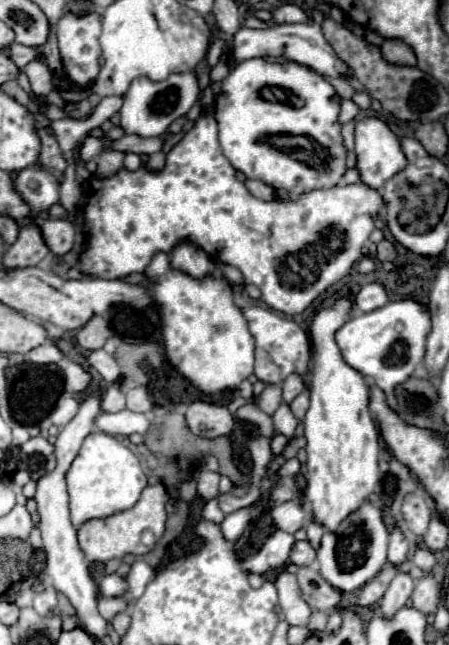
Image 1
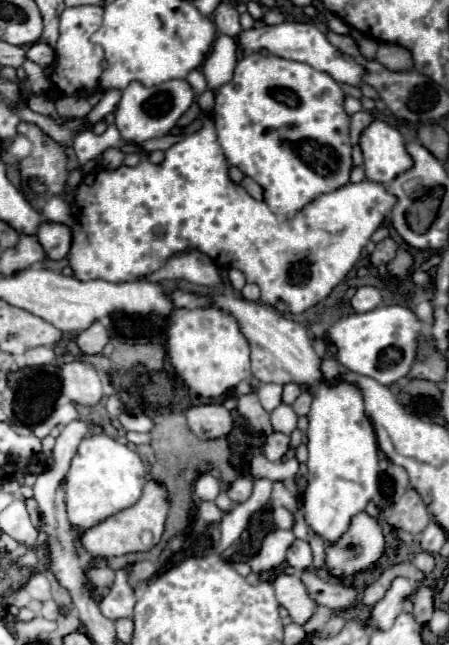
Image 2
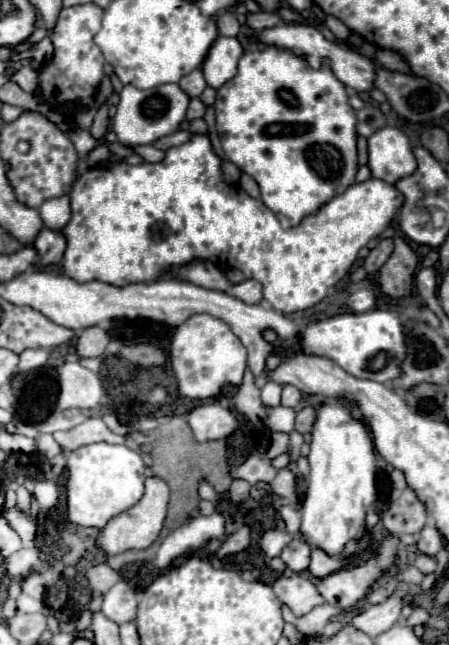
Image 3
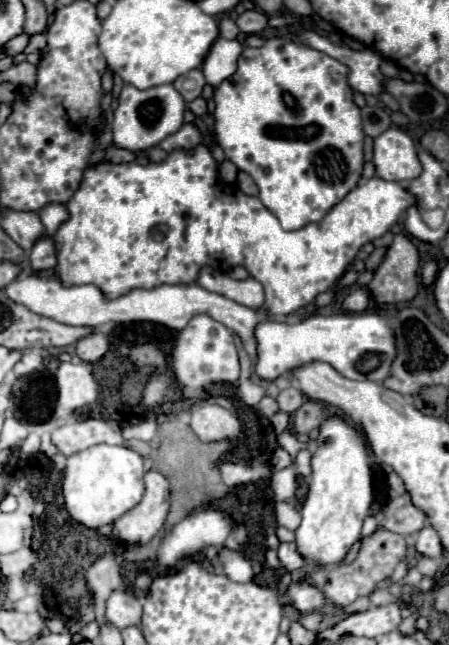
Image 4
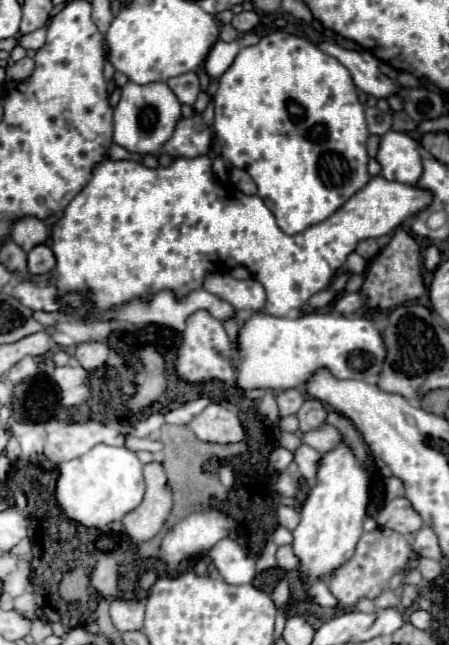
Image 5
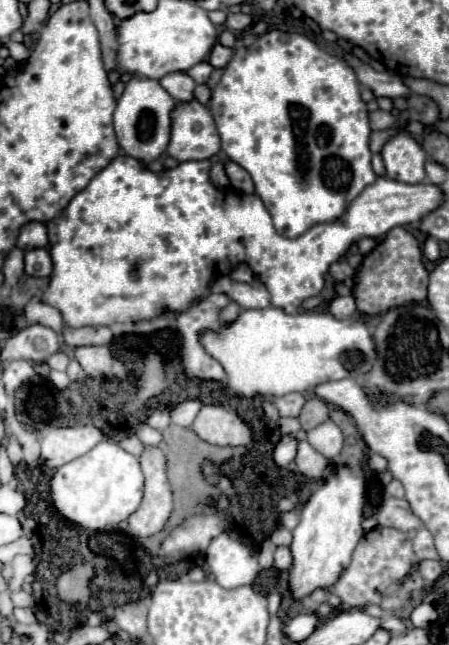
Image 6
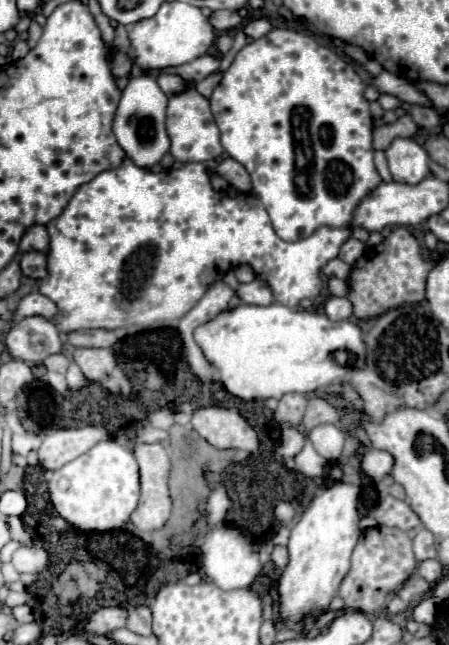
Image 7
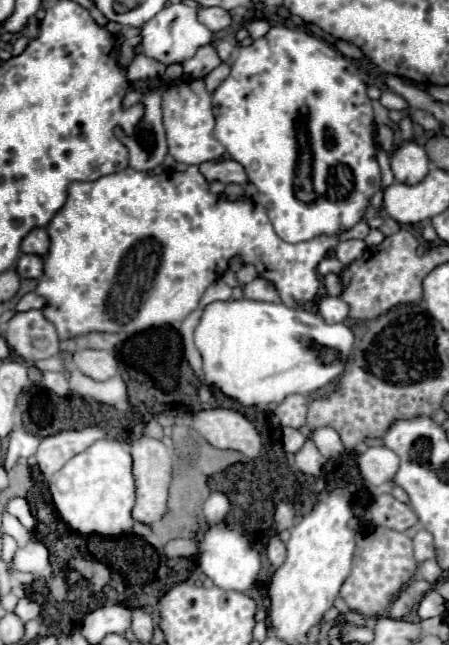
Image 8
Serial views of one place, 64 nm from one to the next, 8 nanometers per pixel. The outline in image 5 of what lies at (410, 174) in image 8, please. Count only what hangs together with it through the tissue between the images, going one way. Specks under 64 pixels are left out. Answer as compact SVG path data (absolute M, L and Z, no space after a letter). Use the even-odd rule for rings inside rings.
M386 132L380 138L380 148L376 154L380 164L380 176L386 180L396 180L402 184L416 184L422 176L422 160L418 144L404 132Z

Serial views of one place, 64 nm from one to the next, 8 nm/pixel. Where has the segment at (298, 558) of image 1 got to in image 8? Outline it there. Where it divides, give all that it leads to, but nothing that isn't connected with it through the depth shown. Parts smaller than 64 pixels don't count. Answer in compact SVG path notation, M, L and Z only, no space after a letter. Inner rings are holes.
M272 538L268 542L268 560L270 560L270 564L274 568L284 564L284 560L286 560L286 546L284 546L284 542L280 538Z

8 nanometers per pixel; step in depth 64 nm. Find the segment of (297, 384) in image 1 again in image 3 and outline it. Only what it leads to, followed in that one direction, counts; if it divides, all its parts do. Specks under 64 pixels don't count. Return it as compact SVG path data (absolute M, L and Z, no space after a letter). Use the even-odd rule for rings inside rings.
M284 386L282 390L282 406L288 406L288 408L294 408L302 398L302 392L296 388L296 386Z

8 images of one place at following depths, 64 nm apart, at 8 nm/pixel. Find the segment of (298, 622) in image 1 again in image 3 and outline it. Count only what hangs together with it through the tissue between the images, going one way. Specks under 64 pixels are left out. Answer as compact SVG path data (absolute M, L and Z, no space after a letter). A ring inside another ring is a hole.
M292 574L290 578L280 576L272 584L272 588L274 588L278 600L282 604L286 604L298 618L306 616L314 606L318 606L322 602L316 586L300 574Z

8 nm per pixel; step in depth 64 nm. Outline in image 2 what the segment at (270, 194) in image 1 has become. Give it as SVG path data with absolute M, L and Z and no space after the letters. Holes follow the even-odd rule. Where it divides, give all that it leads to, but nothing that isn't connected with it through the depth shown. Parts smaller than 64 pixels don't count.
M244 178L244 180L242 180L242 186L246 188L246 192L248 192L252 198L264 200L264 190L262 190L262 186L256 184L252 178Z

